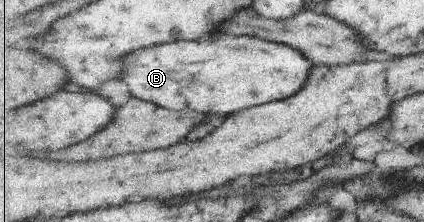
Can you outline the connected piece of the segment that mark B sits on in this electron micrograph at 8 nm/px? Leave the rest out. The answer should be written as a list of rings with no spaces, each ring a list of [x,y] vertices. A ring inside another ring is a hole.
[[[218,33],[214,37],[202,37],[196,41],[178,41],[165,43],[150,49],[138,49],[126,55],[126,73],[122,73],[122,83],[128,86],[129,94],[140,97],[144,101],[171,109],[192,109],[198,113],[224,113],[232,115],[240,109],[248,109],[254,105],[262,105],[268,101],[286,99],[298,93],[312,69],[312,63],[296,49],[272,41],[262,41],[256,37],[232,37]]]

